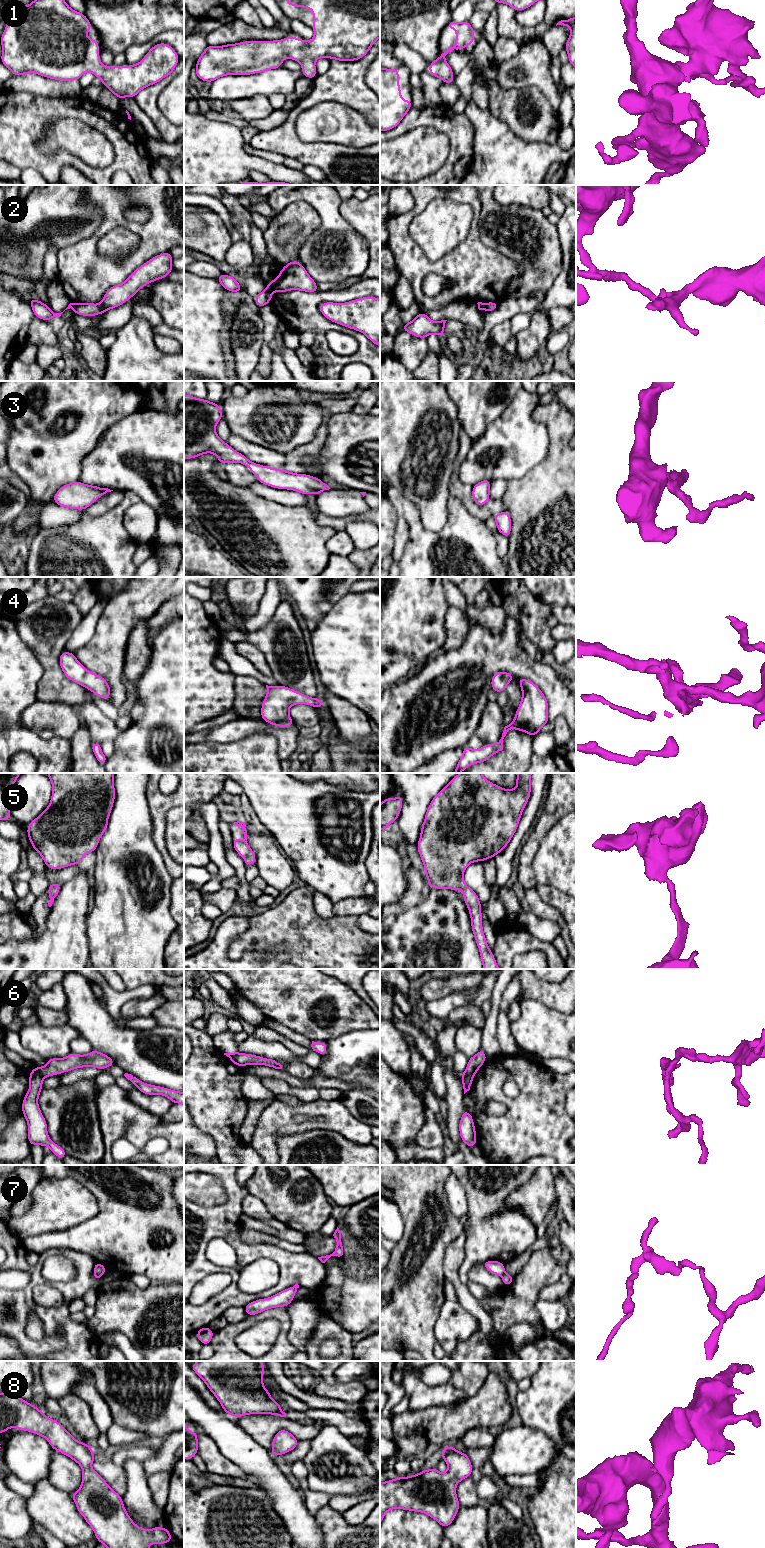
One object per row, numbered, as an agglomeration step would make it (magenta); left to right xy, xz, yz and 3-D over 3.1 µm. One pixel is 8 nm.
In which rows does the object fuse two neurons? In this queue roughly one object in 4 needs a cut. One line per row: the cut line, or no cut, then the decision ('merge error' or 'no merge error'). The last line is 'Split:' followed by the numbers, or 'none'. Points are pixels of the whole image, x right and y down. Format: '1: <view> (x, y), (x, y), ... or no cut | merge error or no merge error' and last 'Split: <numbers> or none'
1: no cut | no merge error
2: xz (266, 288), (271, 292) | merge error
3: no cut | no merge error
4: no cut | no merge error
5: no cut | no merge error
6: xy (33, 1069), (43, 1077) | merge error
7: yz (504, 1271), (501, 1275) | merge error
8: no cut | no merge error
Split: 2, 6, 7

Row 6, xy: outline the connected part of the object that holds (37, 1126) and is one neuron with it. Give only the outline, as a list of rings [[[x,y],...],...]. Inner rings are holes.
[[[30,1071],[30,1088],[22,1102],[22,1113],[28,1124],[28,1141],[31,1145],[48,1146],[51,1153],[63,1160],[67,1153],[59,1145],[55,1144],[48,1136],[47,1122],[38,1105],[38,1098],[42,1090],[43,1077],[38,1072]]]

